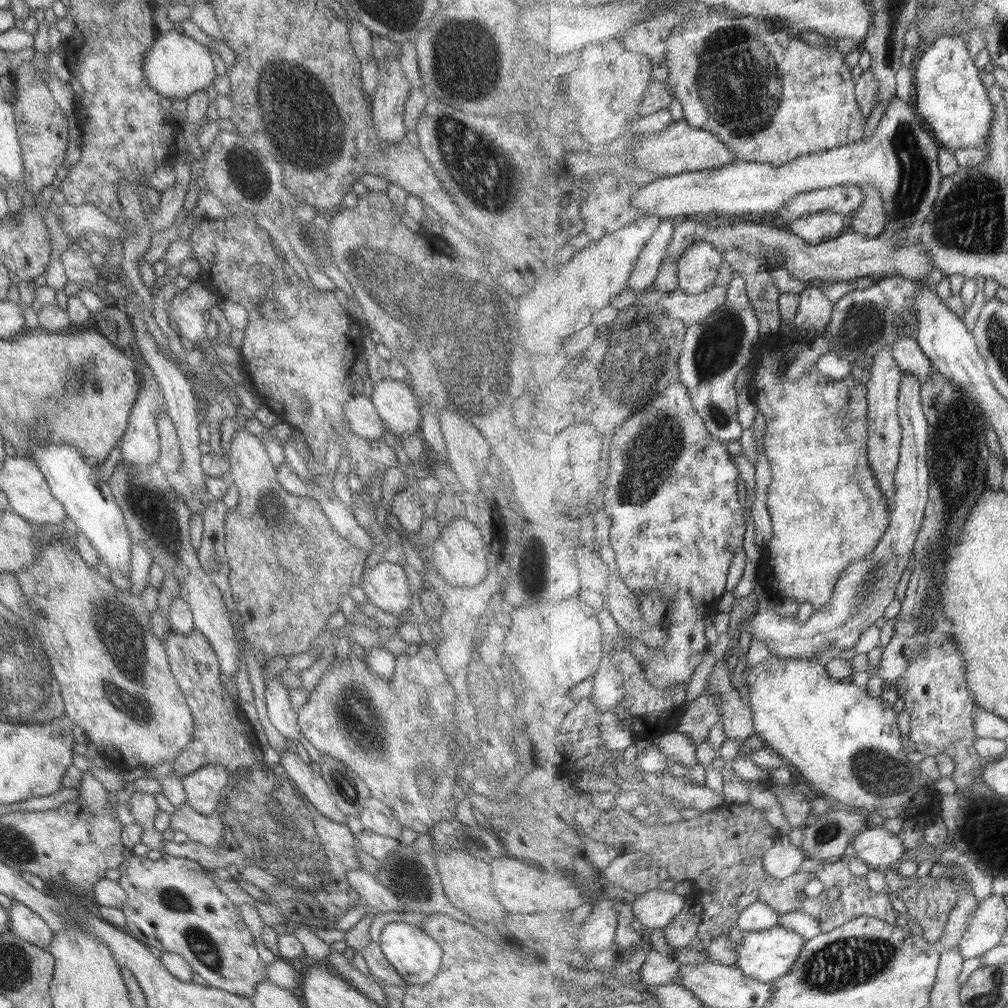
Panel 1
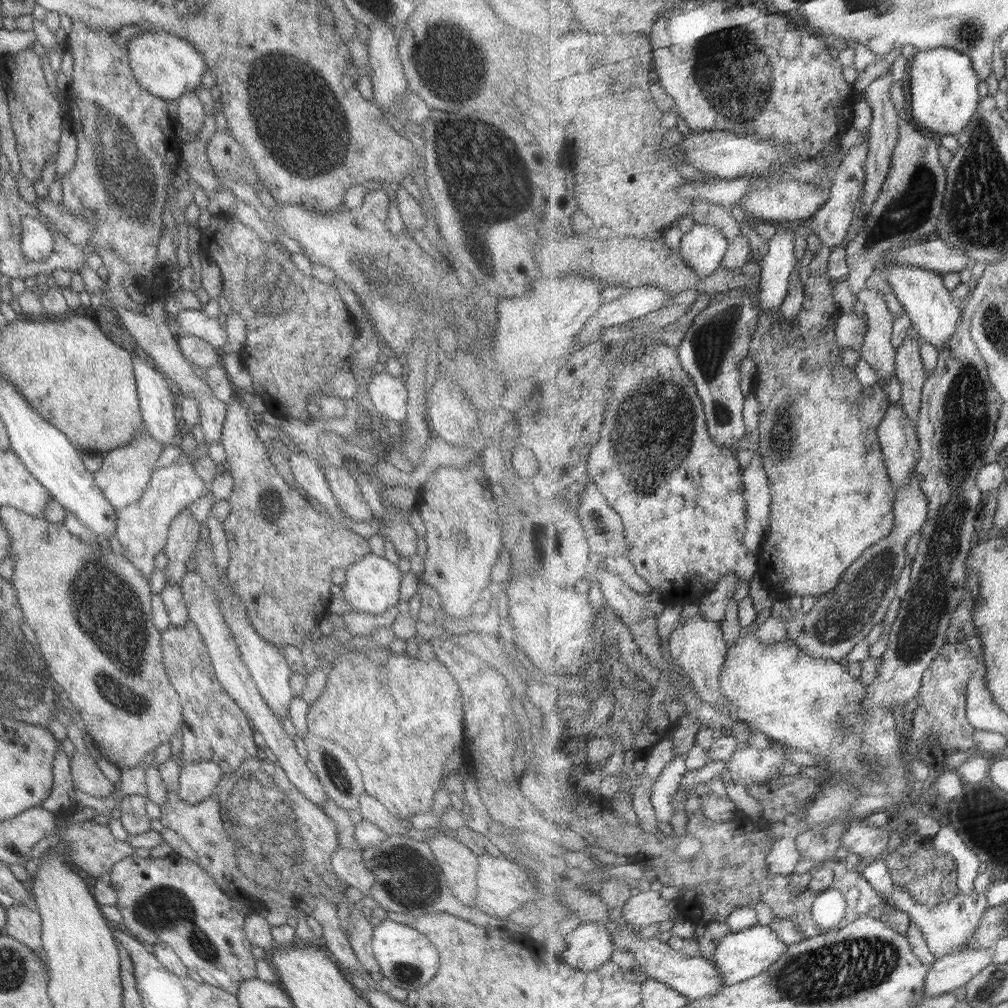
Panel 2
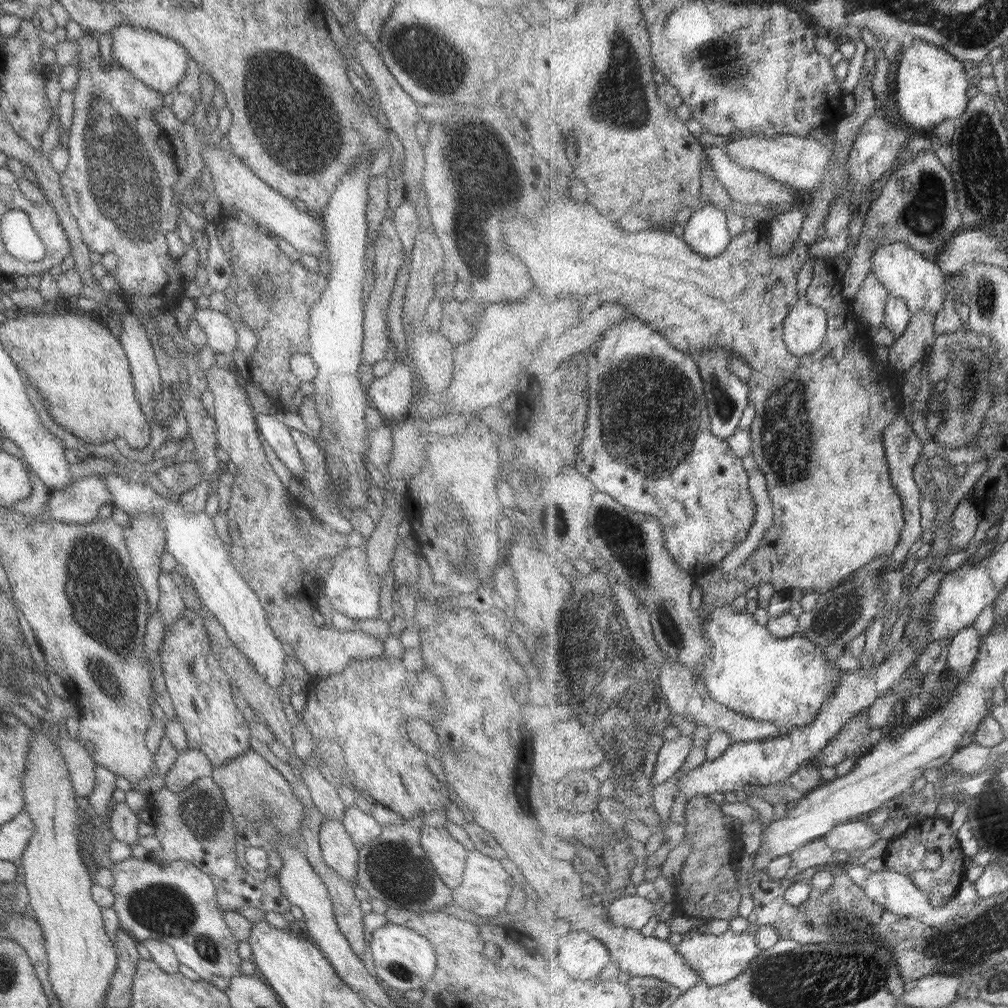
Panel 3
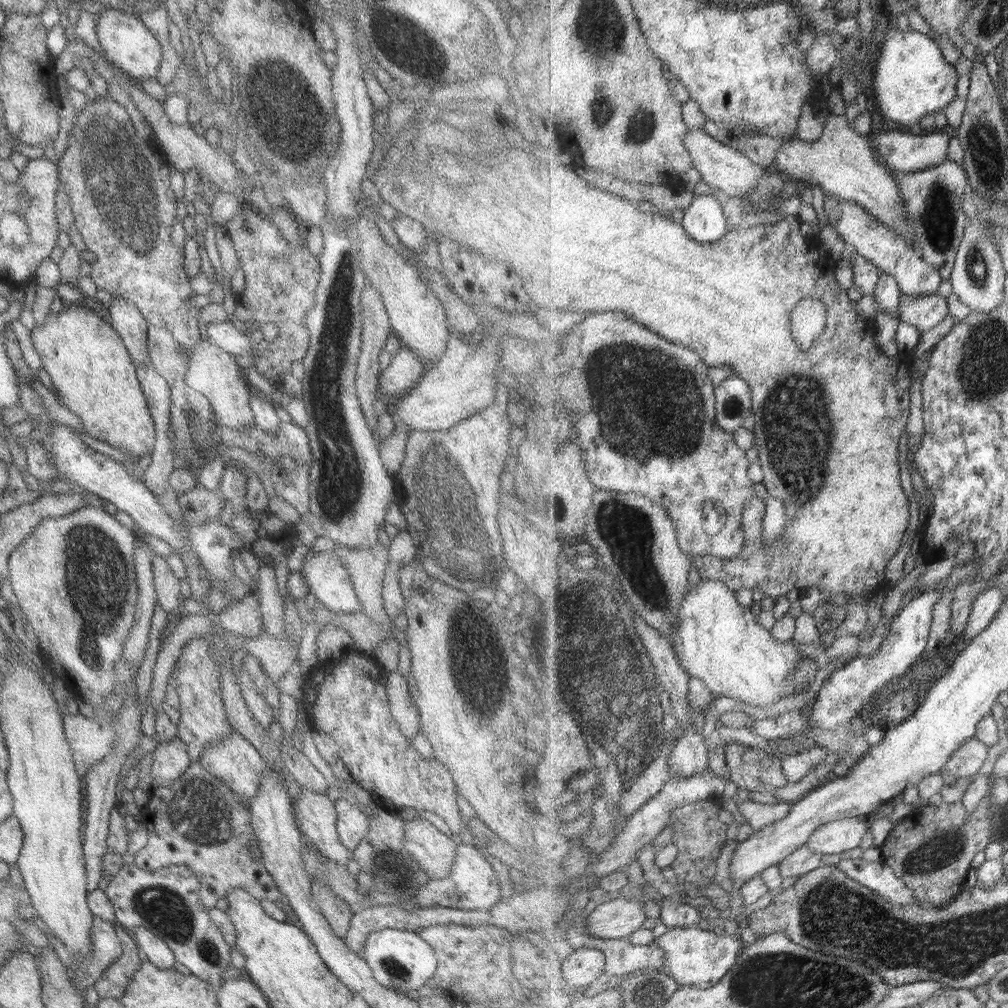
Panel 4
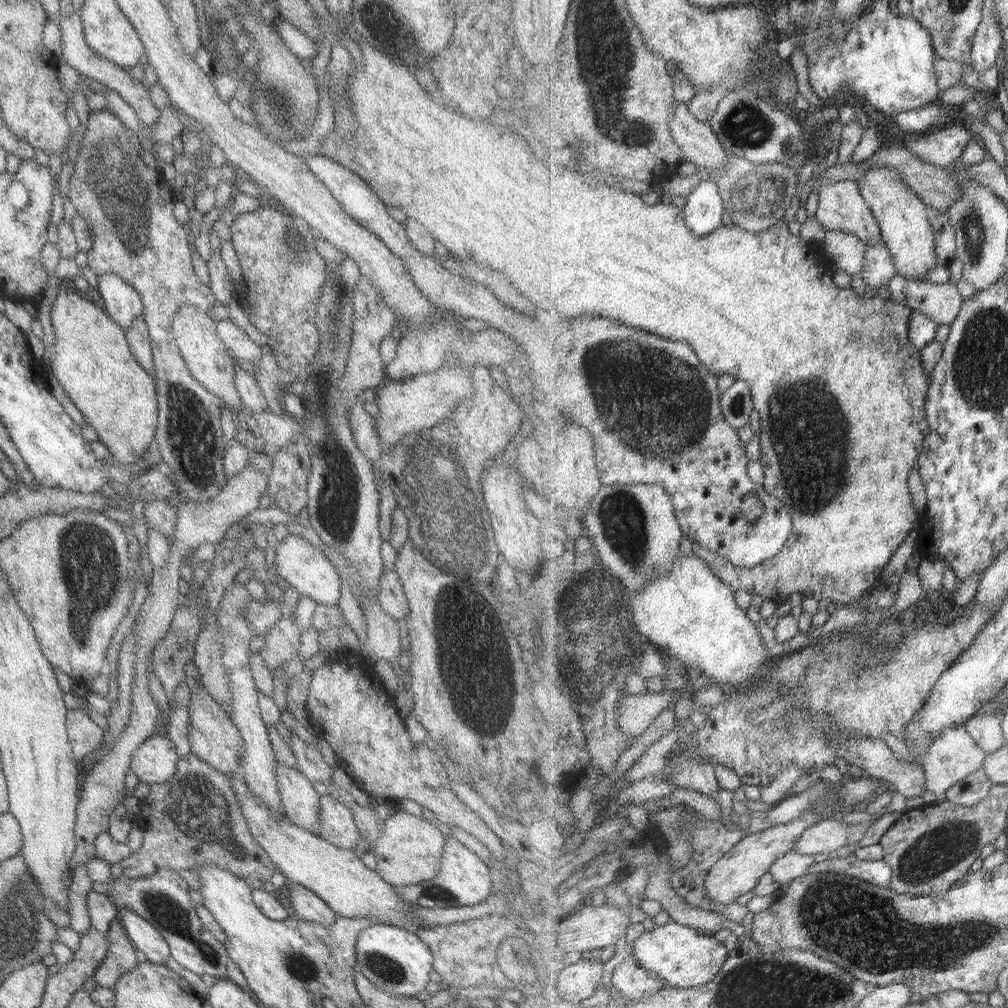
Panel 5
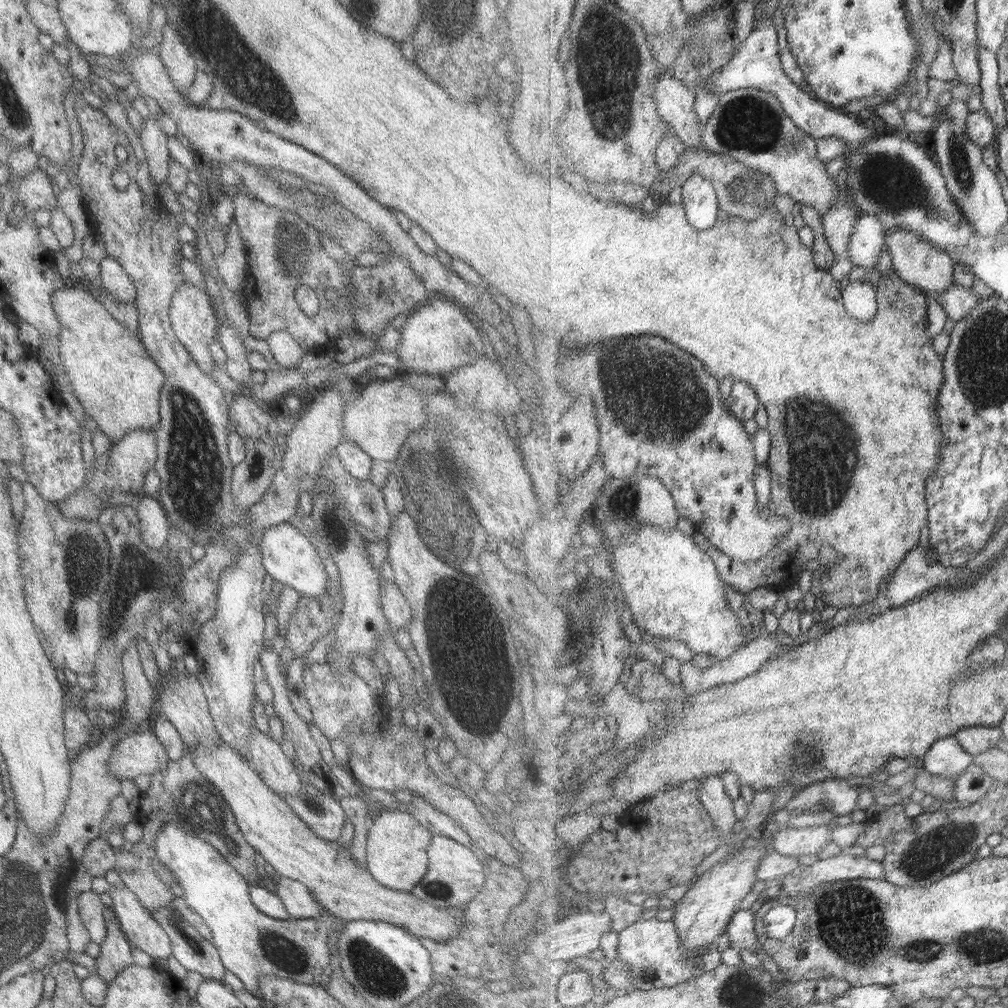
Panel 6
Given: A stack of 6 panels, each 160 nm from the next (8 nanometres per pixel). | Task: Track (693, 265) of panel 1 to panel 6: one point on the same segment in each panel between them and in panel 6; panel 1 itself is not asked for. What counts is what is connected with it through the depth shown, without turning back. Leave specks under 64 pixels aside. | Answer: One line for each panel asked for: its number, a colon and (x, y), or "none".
2: (703, 247)
3: (707, 232)
4: (704, 220)
5: (704, 208)
6: (699, 197)

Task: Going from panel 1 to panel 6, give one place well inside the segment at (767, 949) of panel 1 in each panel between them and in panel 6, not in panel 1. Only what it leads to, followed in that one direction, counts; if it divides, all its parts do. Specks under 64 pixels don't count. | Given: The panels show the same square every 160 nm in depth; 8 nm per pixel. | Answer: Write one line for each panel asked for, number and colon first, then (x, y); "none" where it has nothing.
2: (740, 956)
3: (718, 959)
4: (696, 957)
5: (686, 957)
6: (653, 948)

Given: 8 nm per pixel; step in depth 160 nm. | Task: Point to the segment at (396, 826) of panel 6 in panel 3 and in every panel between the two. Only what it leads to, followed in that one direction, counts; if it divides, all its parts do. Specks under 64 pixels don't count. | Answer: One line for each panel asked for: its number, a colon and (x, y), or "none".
3: (447, 857)
4: (433, 852)
5: (408, 848)

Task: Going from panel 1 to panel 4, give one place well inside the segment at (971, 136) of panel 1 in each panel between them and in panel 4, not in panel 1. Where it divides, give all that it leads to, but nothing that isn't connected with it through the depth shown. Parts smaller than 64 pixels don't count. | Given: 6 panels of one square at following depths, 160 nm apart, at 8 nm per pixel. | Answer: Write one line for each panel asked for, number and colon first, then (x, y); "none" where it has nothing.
2: (944, 89)
3: (931, 84)
4: (911, 80)

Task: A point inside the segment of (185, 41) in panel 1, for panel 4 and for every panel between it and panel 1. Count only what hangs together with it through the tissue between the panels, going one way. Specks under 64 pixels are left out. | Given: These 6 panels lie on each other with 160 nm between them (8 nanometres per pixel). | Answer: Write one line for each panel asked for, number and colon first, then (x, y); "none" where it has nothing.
2: (166, 66)
3: (158, 62)
4: (126, 43)

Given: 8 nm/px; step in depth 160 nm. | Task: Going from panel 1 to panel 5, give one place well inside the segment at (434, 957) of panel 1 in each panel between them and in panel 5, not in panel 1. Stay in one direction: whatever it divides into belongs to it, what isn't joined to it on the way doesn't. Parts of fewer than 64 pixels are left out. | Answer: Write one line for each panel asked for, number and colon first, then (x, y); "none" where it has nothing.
2: (404, 956)
3: (404, 960)
4: (397, 958)
5: (393, 959)

